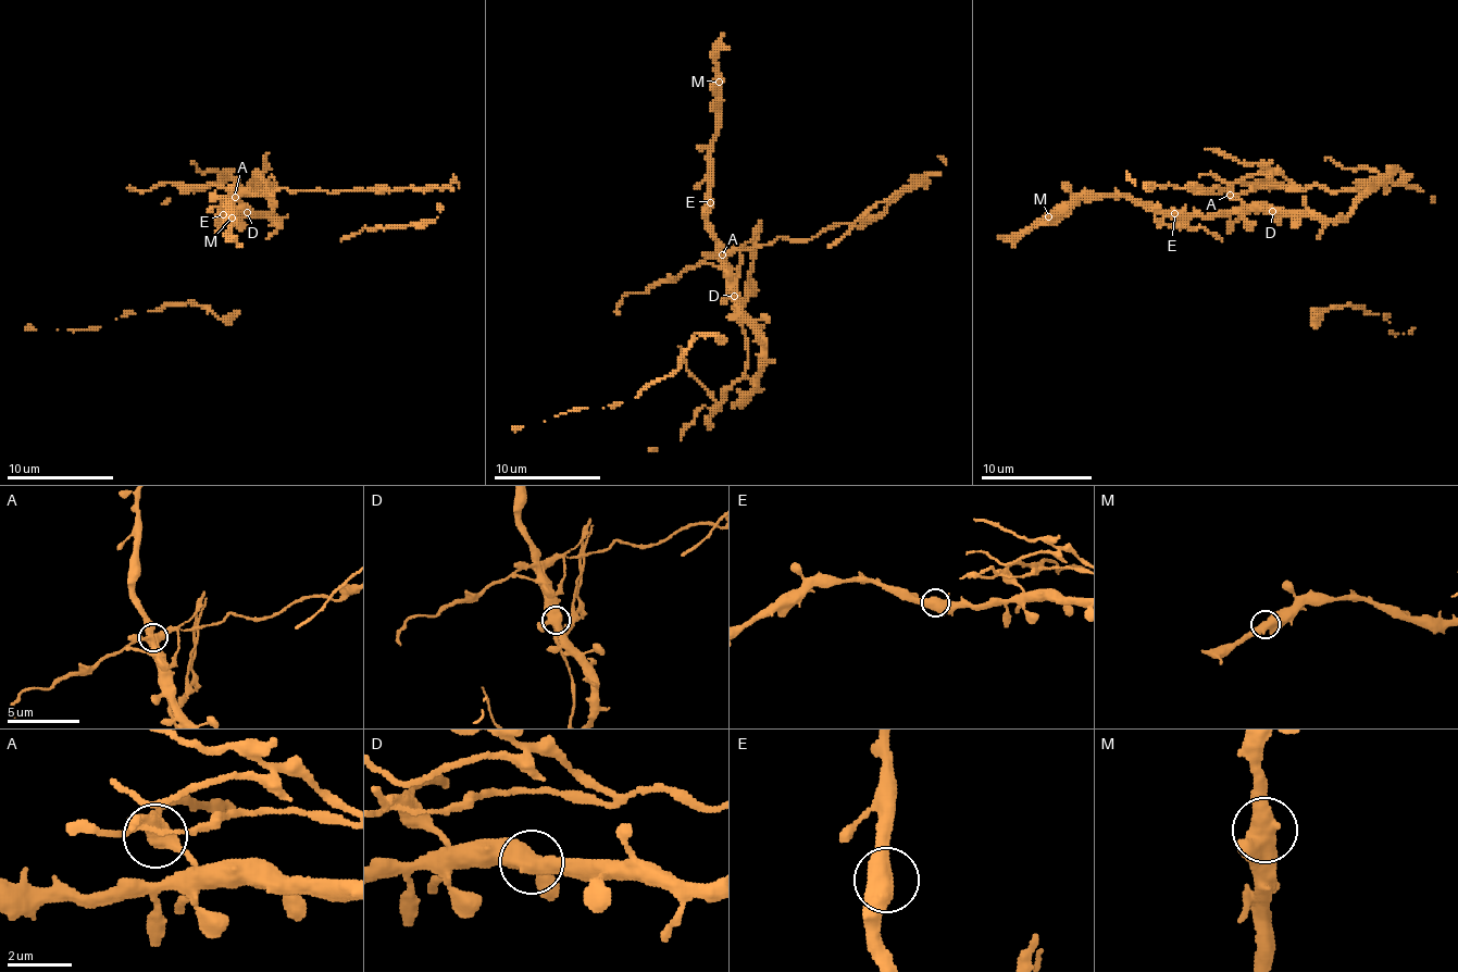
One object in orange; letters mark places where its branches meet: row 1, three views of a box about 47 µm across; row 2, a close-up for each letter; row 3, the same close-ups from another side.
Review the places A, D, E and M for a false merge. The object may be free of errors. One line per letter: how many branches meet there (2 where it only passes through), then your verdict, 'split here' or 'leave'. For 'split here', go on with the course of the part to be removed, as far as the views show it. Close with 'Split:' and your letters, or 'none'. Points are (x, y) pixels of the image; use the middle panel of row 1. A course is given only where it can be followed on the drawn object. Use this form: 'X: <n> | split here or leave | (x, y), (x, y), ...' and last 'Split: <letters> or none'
A: 3 | split here
D: 3 | leave
E: 3 | leave
M: 3 | leave
Split: A

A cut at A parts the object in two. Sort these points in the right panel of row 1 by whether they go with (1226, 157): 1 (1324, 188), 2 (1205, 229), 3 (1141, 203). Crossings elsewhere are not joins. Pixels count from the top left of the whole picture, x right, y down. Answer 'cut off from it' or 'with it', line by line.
1: with it
2: with it
3: cut off from it

